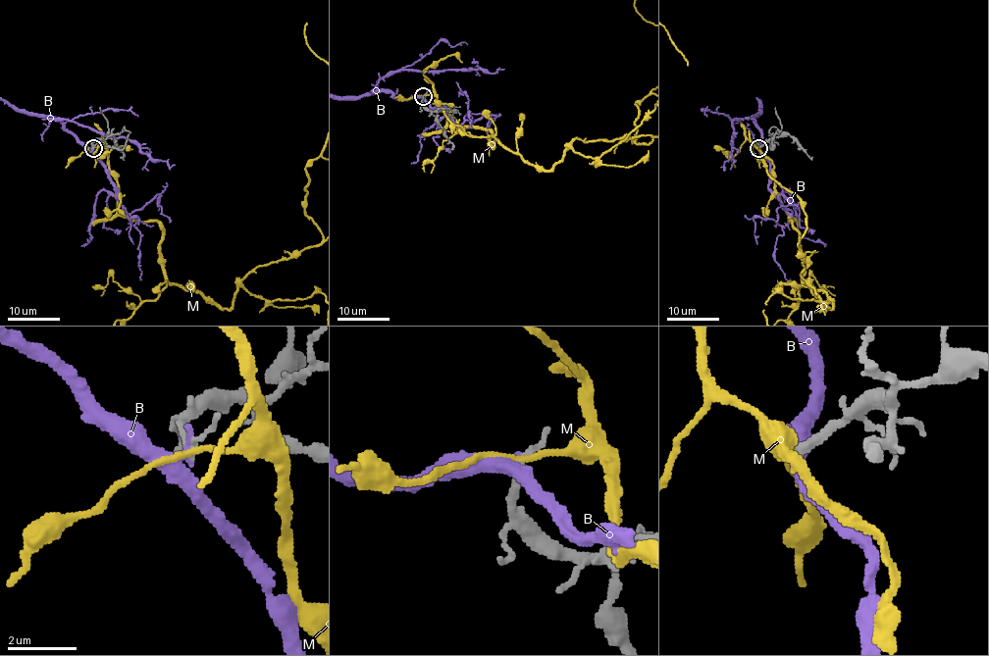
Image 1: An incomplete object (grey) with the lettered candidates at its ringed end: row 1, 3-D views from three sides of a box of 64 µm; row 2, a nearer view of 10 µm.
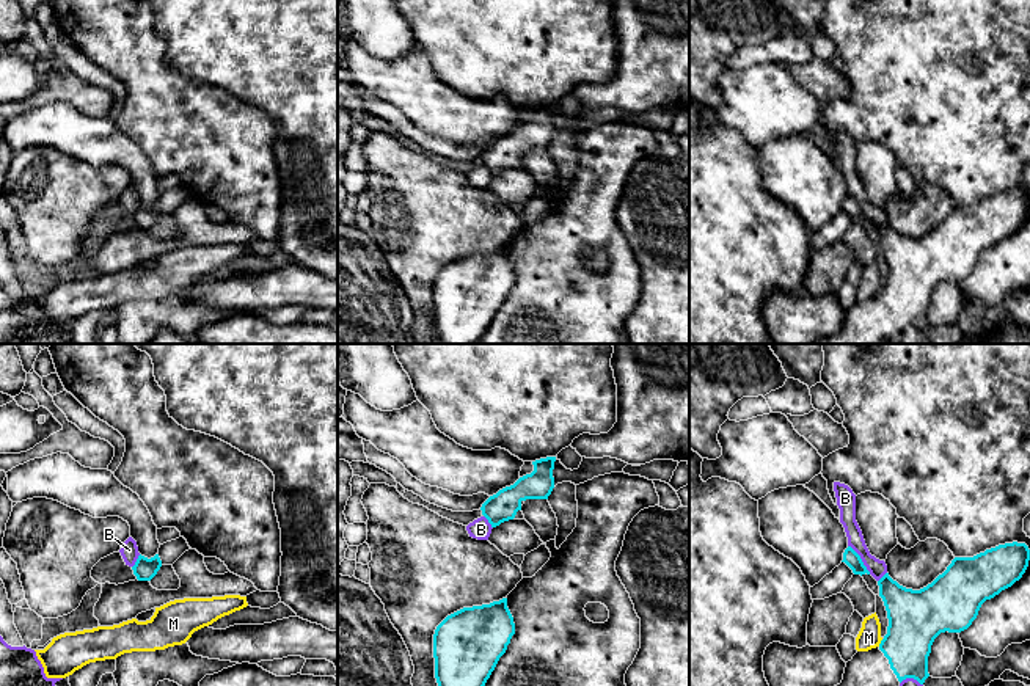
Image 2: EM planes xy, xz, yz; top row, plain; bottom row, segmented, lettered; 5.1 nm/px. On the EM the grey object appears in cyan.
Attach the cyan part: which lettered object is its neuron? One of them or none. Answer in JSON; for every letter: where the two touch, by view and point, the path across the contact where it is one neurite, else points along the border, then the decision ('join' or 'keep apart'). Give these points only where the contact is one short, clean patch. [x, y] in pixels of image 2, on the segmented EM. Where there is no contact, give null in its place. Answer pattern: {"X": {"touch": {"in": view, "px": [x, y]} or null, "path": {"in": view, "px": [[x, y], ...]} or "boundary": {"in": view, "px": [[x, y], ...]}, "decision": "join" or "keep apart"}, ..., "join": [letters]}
{"B": {"touch": {"in": "yz", "px": [861, 559]}, "decision": "keep apart"}, "M": {"touch": {"in": "yz", "px": [881, 642]}, "boundary": {"in": "yz", "px": [[883, 639], [878, 645]]}, "decision": "keep apart"}, "join": []}

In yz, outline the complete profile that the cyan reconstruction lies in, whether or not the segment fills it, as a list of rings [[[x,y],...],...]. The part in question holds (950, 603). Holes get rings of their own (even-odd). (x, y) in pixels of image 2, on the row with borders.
[[[1005,543],[973,557],[955,557],[947,570],[920,590],[900,586],[886,573],[879,581],[889,626],[876,648],[857,651],[846,662],[843,680],[837,686],[900,686],[906,678],[920,684],[930,677],[928,656],[941,633],[961,633],[977,618],[981,604],[1022,578],[1028,567],[1030,549],[1025,543]]]

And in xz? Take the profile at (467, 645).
[[[507,598],[447,615],[433,634],[438,686],[485,686],[513,634]]]

